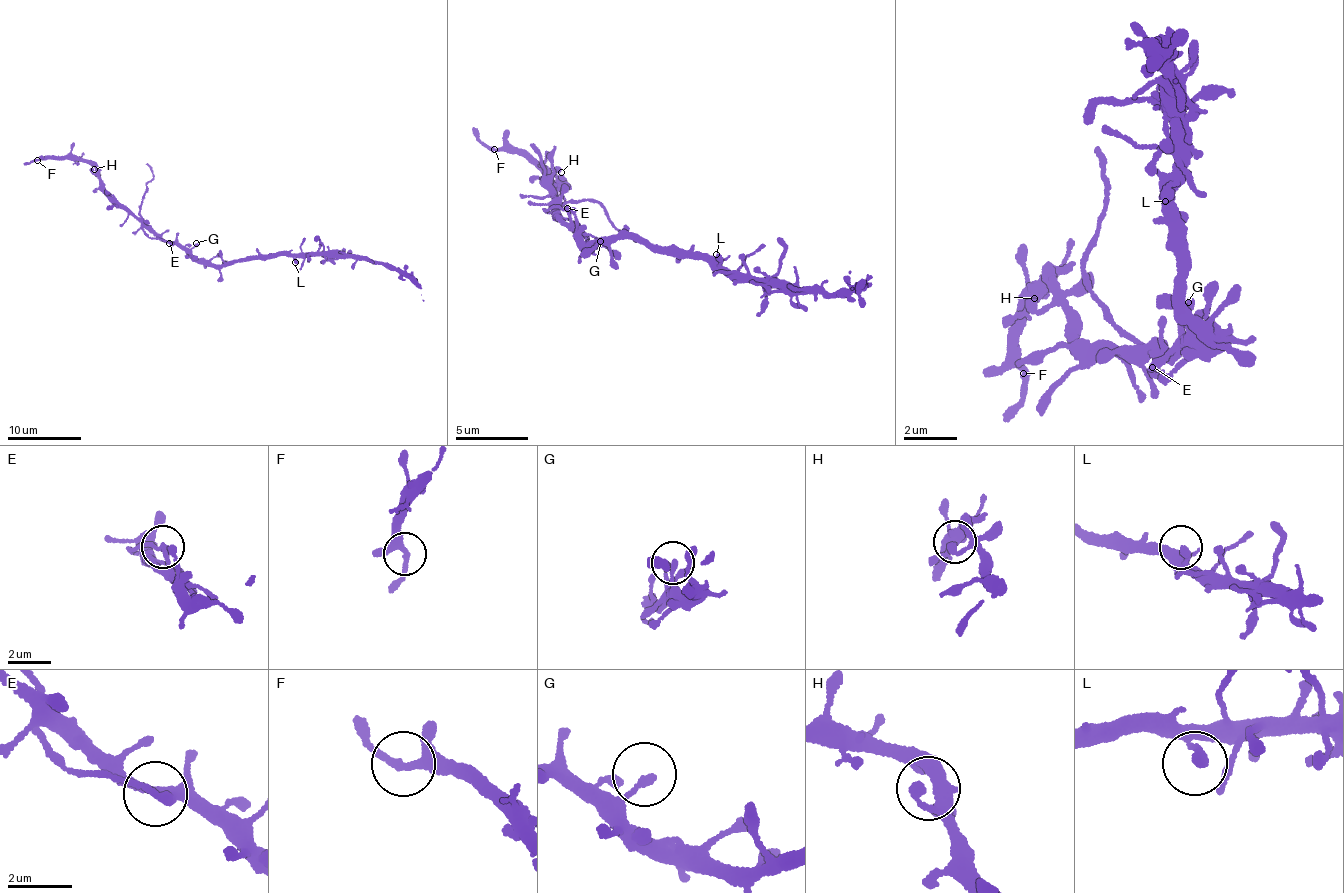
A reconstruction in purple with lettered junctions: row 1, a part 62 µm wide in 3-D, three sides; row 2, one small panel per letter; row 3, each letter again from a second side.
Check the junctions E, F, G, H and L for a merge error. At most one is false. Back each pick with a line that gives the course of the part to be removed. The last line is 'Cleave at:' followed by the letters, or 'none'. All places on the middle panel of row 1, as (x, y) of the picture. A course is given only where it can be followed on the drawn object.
E: course (567, 208), (548, 208), (547, 211), (571, 202), (597, 202), (625, 233), (637, 242), (637, 240)
Cleave at: E

